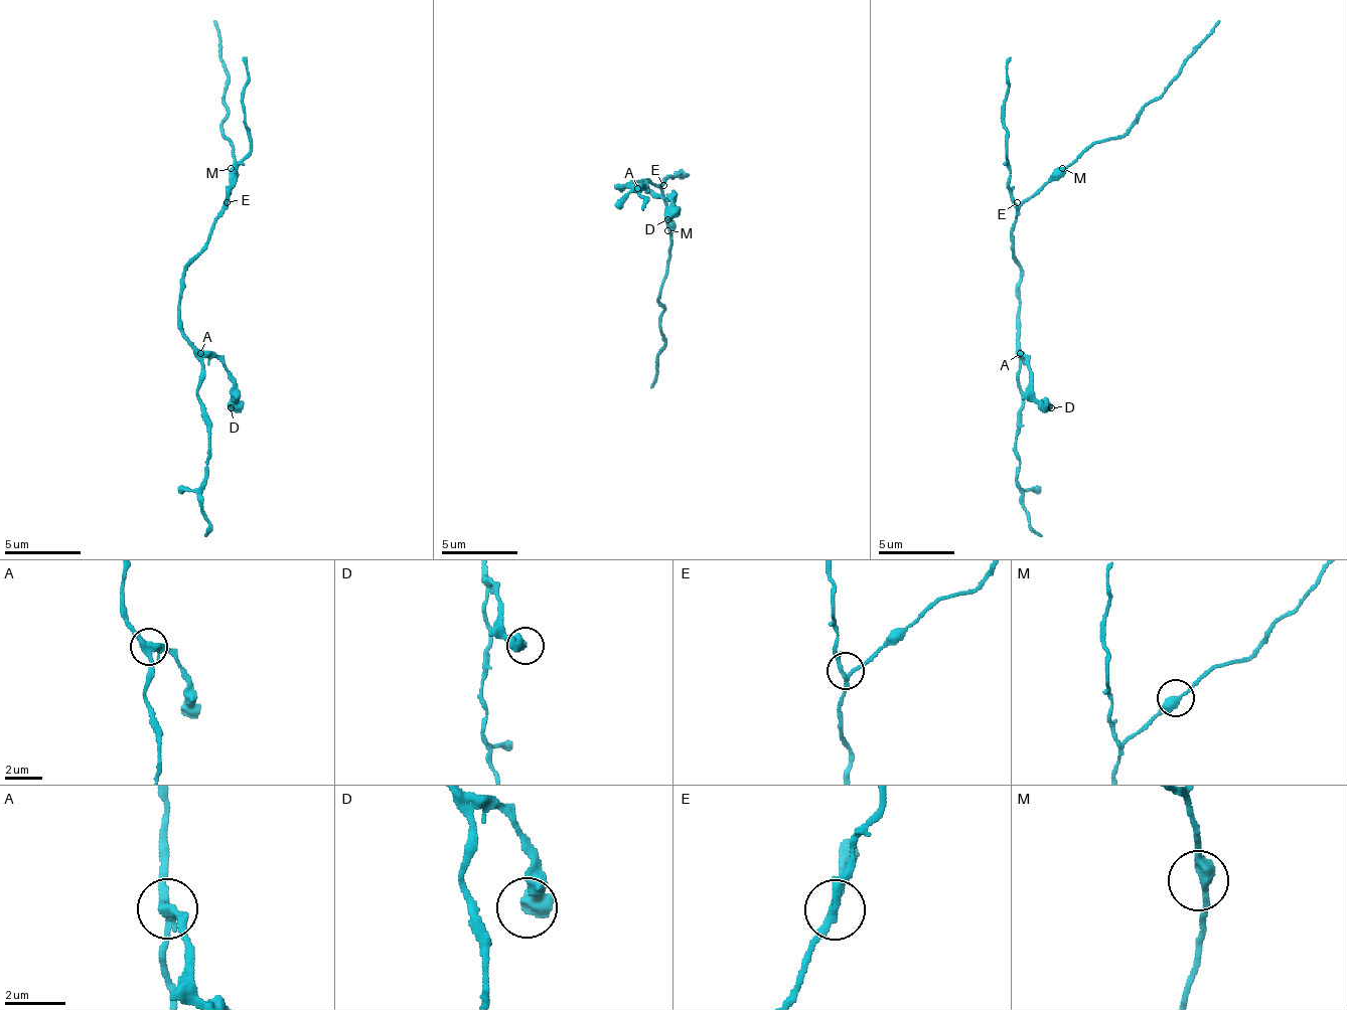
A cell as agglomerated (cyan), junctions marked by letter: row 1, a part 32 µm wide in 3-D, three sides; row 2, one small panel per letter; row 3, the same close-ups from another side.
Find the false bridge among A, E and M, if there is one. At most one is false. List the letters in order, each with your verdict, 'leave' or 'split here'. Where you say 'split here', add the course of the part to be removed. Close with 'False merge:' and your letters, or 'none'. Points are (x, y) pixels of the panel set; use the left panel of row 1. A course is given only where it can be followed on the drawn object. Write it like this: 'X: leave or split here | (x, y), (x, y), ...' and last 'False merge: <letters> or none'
A: split here | (199, 354), (215, 358), (234, 384), (231, 411)
E: leave
M: leave
False merge: A

